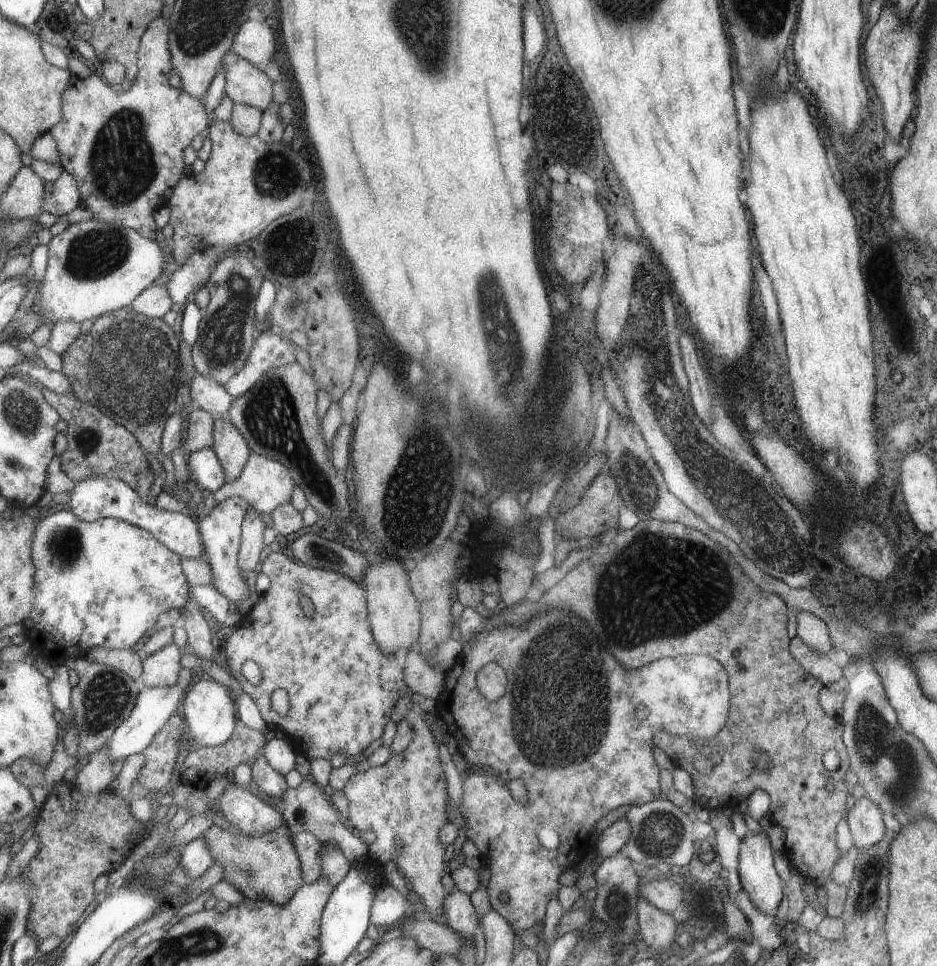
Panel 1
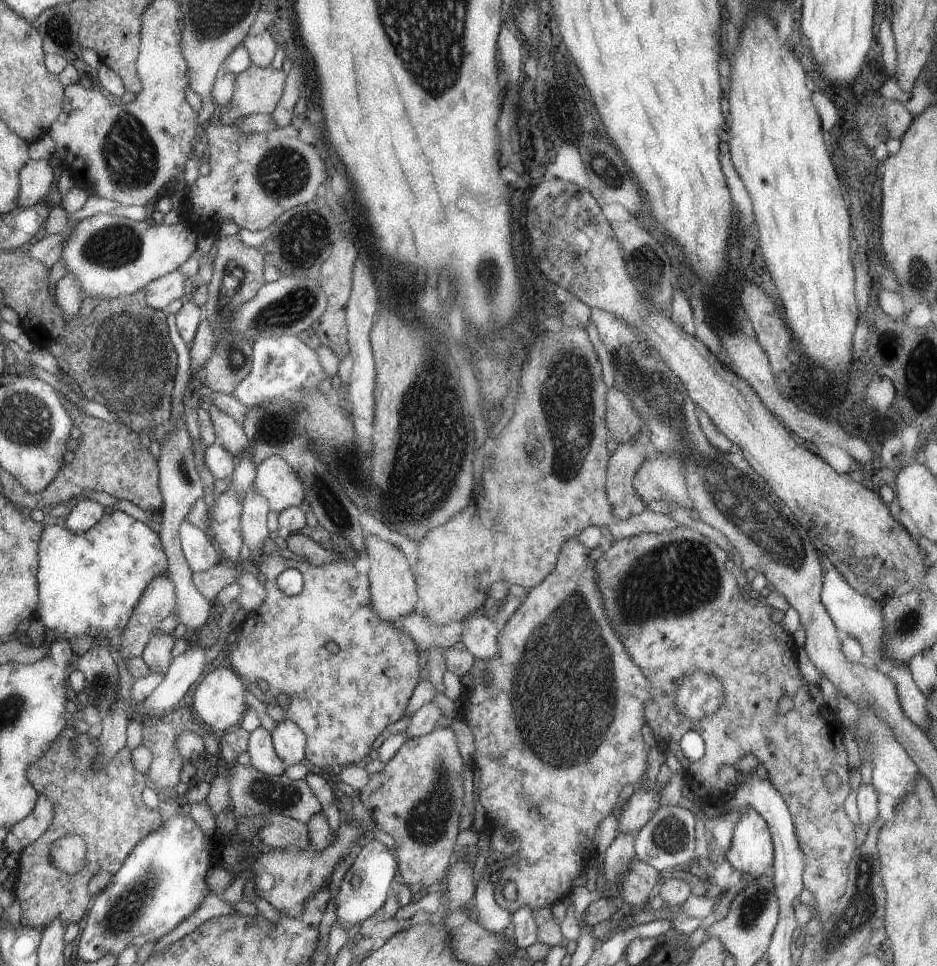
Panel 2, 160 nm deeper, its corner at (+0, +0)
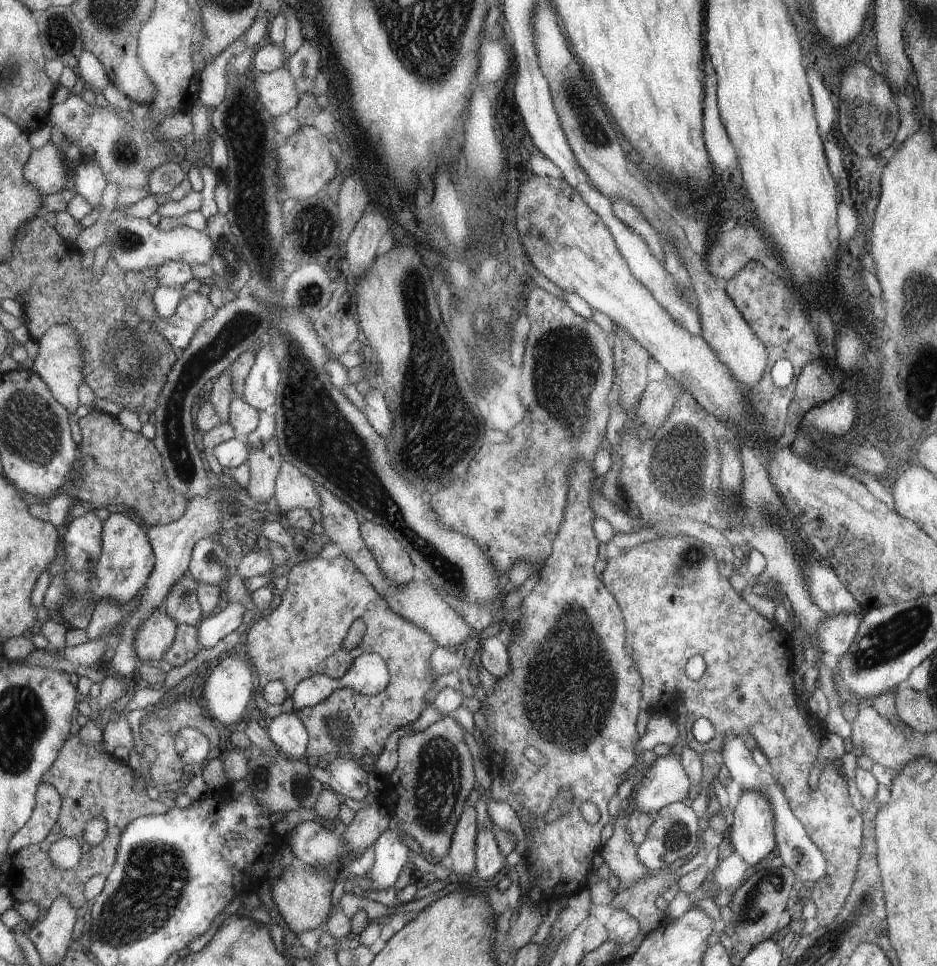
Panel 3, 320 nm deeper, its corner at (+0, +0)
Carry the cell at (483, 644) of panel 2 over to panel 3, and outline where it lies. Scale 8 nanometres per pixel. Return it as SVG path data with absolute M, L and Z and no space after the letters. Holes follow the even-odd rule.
M500 635L479 642L480 664L496 680L504 677L509 670L508 648L505 643Z

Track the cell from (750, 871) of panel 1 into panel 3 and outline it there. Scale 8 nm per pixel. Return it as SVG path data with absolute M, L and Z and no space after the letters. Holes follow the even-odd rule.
M743 791L735 803L733 810L730 810L732 813L729 830L731 850L741 856L749 866L754 866L776 846L772 808L770 802L757 791Z

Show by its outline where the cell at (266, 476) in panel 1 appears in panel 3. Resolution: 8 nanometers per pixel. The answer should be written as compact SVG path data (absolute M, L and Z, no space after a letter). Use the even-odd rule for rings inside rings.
M283 460L274 478L273 497L276 508L281 513L286 513L289 509L311 510L320 506L320 498L314 489L313 481L301 474L297 467Z

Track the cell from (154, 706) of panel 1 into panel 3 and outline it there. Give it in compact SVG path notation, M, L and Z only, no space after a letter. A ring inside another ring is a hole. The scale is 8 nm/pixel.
M229 603L218 614L206 617L198 627L198 637L202 648L208 649L219 644L222 638L243 624L243 616L247 612L245 603Z

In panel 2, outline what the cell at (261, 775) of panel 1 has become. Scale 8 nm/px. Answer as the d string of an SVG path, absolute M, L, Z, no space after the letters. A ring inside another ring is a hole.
M260 725L249 733L248 754L258 771L269 776L284 774L287 766L275 754L270 733Z

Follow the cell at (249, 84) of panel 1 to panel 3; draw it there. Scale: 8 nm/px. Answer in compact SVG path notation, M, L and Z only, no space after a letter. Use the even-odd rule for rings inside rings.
M282 66L268 73L255 72L254 87L264 109L274 117L293 111L298 102L296 84Z

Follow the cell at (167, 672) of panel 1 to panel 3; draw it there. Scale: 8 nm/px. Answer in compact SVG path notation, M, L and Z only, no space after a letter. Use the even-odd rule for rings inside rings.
M164 606L155 609L137 631L135 650L142 662L162 664L164 654L177 638L178 622Z

